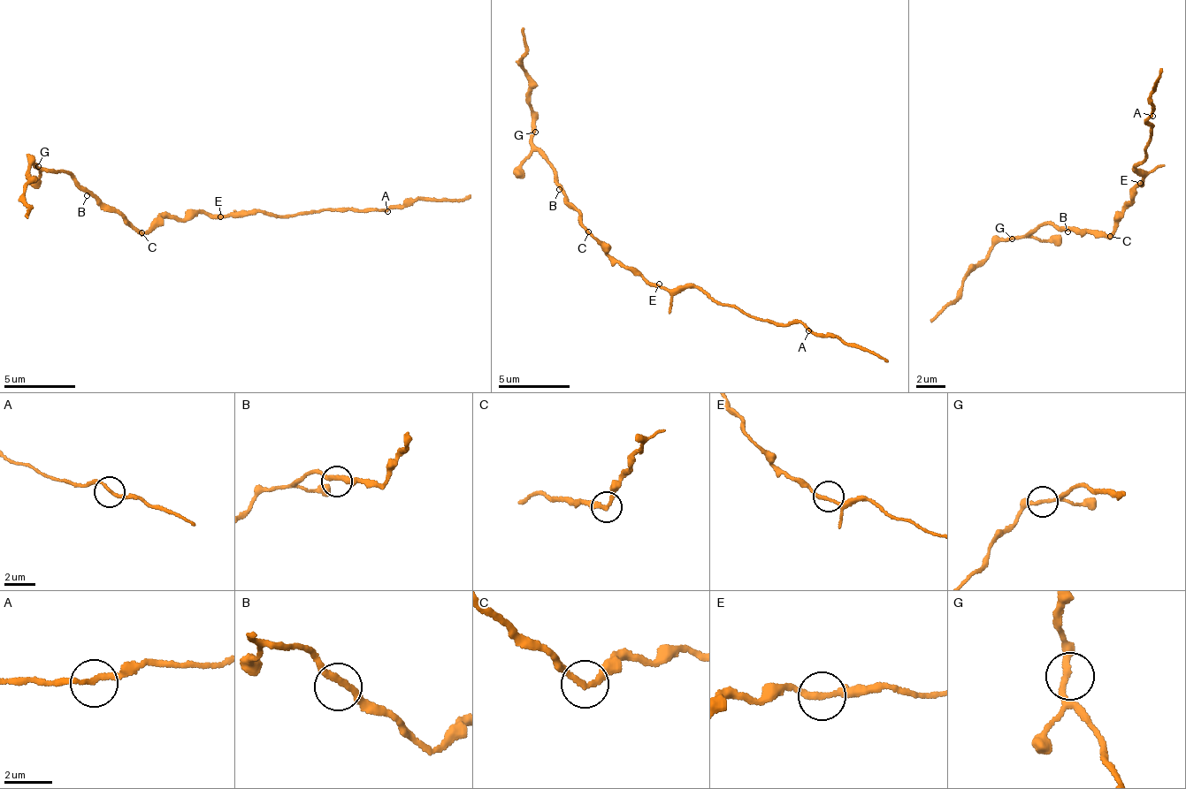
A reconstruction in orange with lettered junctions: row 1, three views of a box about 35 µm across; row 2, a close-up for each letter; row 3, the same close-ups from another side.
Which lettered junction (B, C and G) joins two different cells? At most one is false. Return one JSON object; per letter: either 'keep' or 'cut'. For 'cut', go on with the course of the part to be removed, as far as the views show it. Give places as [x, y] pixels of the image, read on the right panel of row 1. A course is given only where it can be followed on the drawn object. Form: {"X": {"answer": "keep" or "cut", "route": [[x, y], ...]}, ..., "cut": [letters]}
{"B": {"answer": "keep"}, "C": {"answer": "cut", "route": [[1109, 237], [1142, 182], [1133, 164], [1144, 157], [1151, 133], [1144, 119], [1152, 105], [1148, 101], [1163, 67]]}, "G": {"answer": "keep"}, "cut": ["C"]}

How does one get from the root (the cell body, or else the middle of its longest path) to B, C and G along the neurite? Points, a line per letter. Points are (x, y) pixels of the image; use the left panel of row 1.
B: (166, 215), (143, 231), (101, 201), (87, 195)
C: (166, 215), (162, 217), (160, 223), (142, 233)
G: (166, 215), (143, 231), (138, 229), (124, 216), (110, 210), (72, 174), (38, 166)

